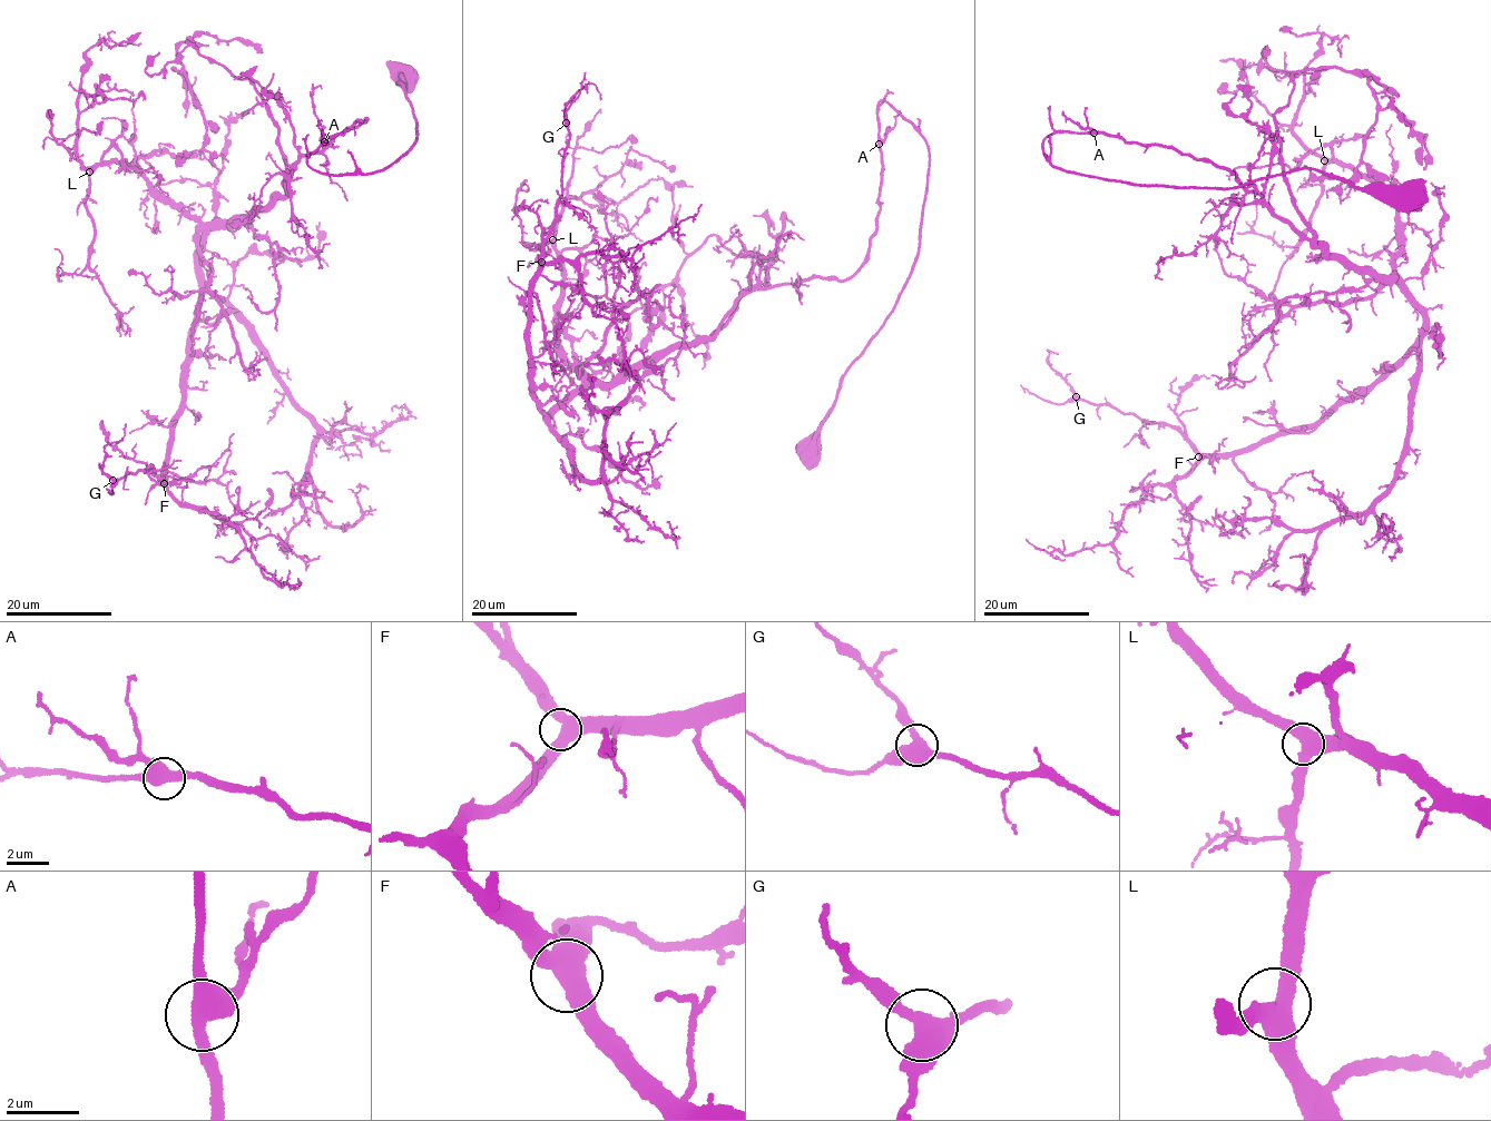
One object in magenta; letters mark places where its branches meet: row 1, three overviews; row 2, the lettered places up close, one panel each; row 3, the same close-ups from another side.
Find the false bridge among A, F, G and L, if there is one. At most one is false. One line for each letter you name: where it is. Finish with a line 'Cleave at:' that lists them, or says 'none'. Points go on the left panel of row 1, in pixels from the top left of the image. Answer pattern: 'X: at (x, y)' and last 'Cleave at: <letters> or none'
Cleave at: none

